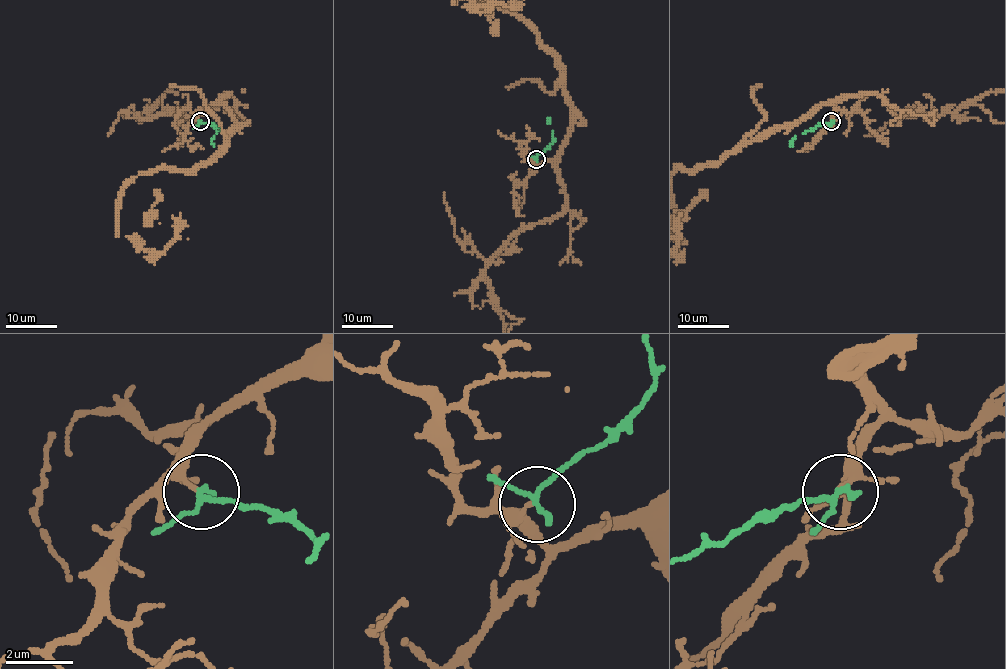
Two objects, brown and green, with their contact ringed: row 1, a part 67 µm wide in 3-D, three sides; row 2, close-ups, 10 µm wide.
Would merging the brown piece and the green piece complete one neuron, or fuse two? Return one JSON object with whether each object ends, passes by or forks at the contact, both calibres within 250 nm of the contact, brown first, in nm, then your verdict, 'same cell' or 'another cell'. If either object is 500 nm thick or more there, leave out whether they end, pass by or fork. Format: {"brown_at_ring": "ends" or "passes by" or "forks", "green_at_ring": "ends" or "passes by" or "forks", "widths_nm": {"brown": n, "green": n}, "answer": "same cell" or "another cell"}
{"brown_at_ring": "forks", "green_at_ring": "passes by", "widths_nm": {"brown": 110, "green": 160}, "answer": "same cell"}

